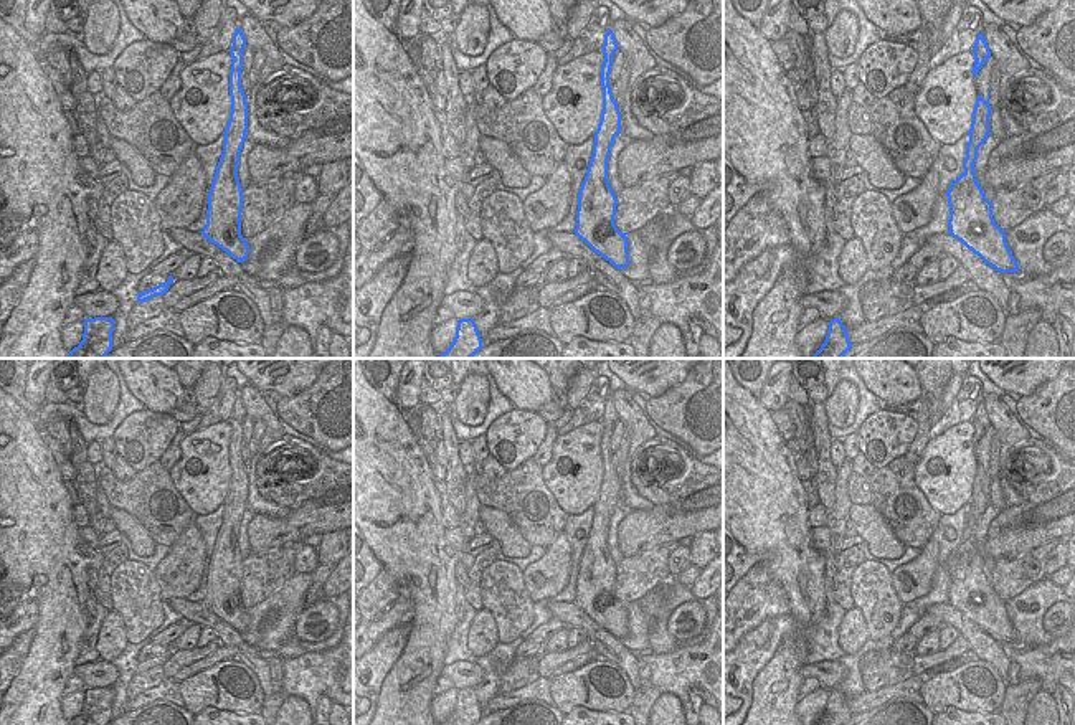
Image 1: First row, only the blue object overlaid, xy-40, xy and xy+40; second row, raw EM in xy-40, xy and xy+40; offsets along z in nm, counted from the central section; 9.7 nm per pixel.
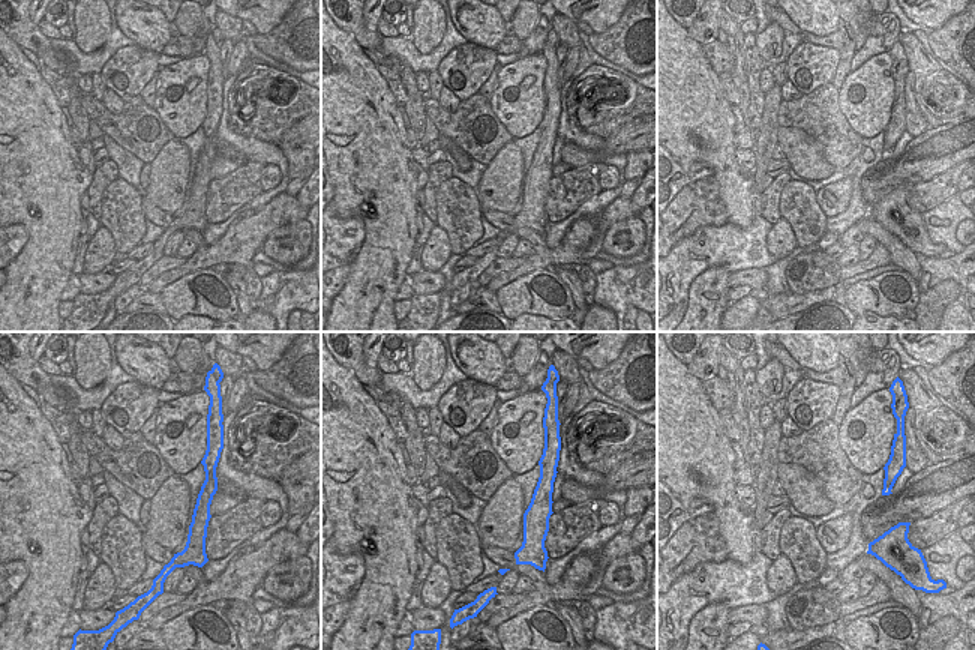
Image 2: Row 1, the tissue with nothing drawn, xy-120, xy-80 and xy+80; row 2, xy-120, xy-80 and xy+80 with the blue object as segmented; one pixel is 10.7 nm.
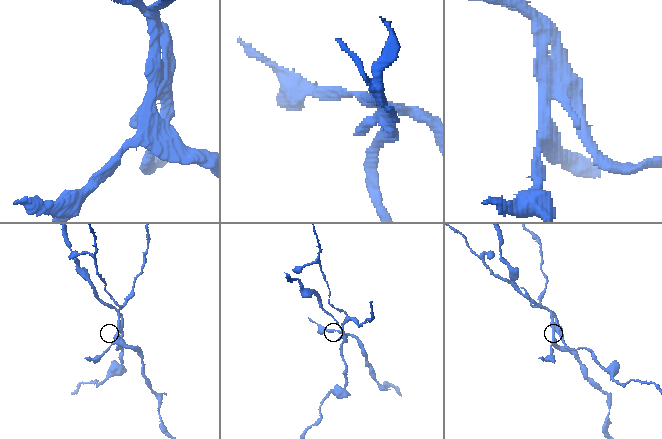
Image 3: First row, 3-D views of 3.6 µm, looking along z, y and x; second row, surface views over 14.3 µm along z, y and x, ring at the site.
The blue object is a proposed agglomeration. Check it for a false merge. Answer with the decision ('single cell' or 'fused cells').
fused cells

